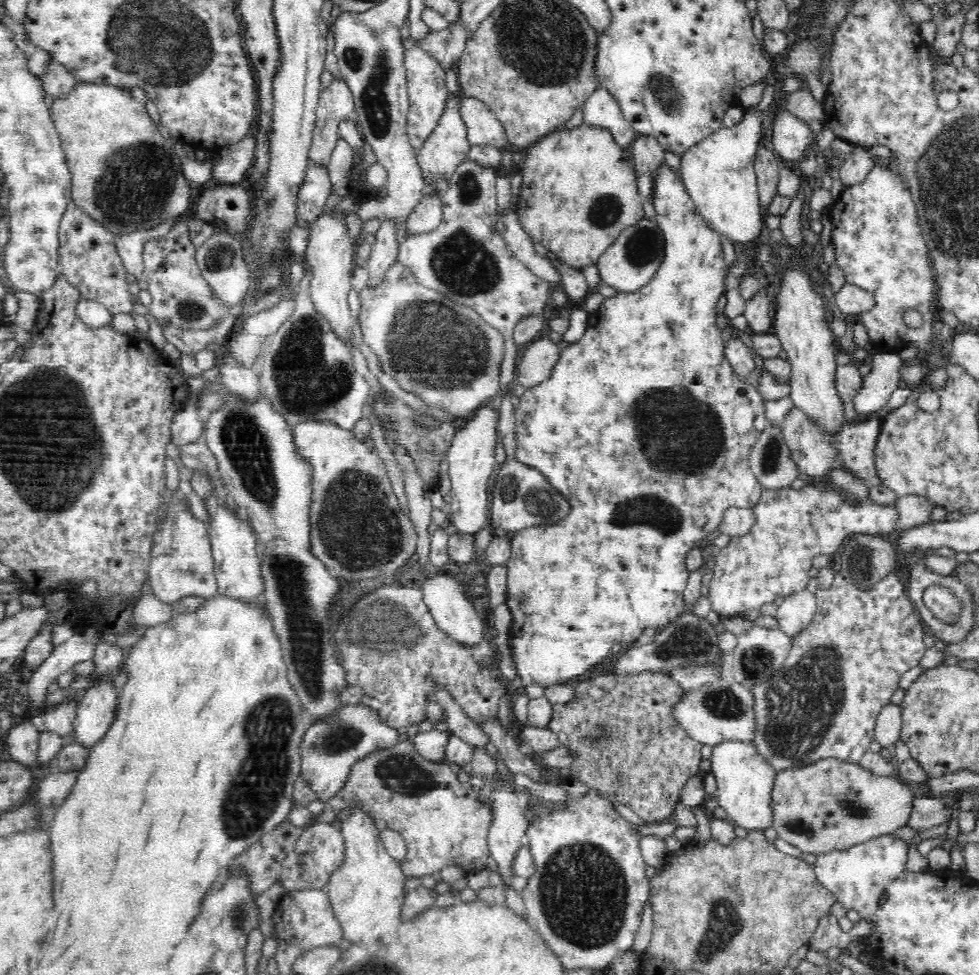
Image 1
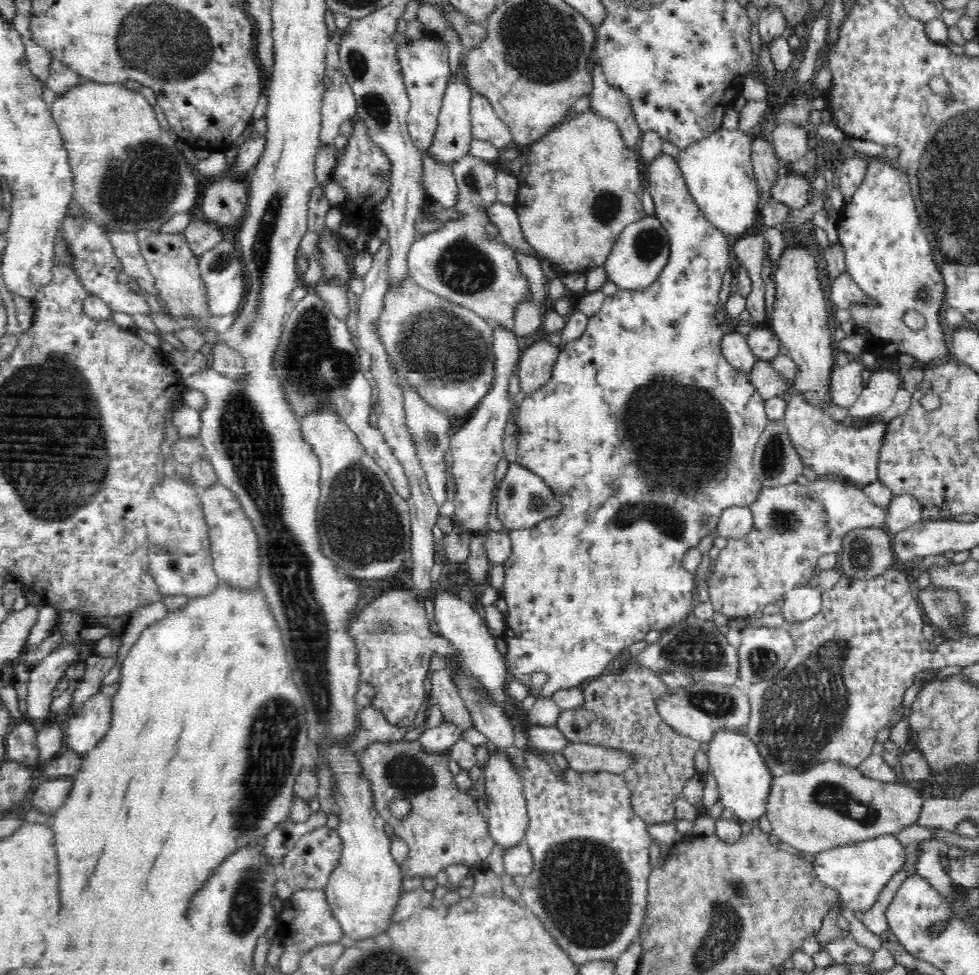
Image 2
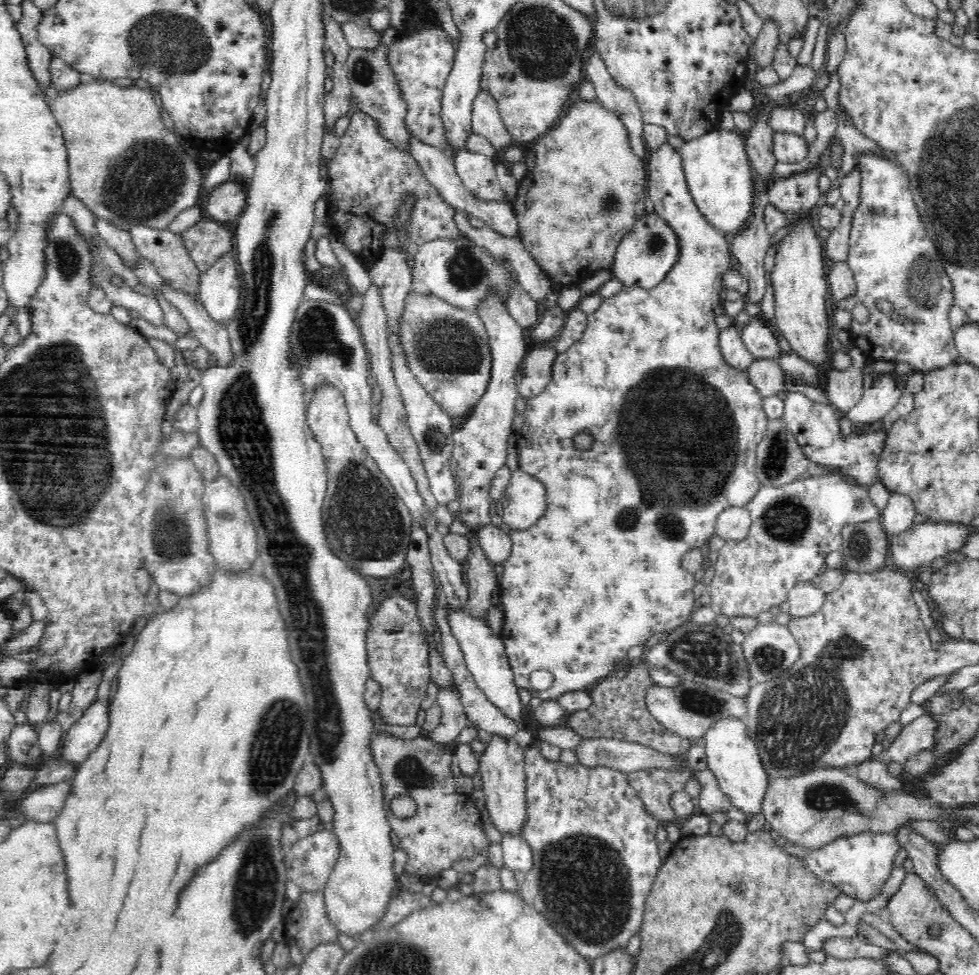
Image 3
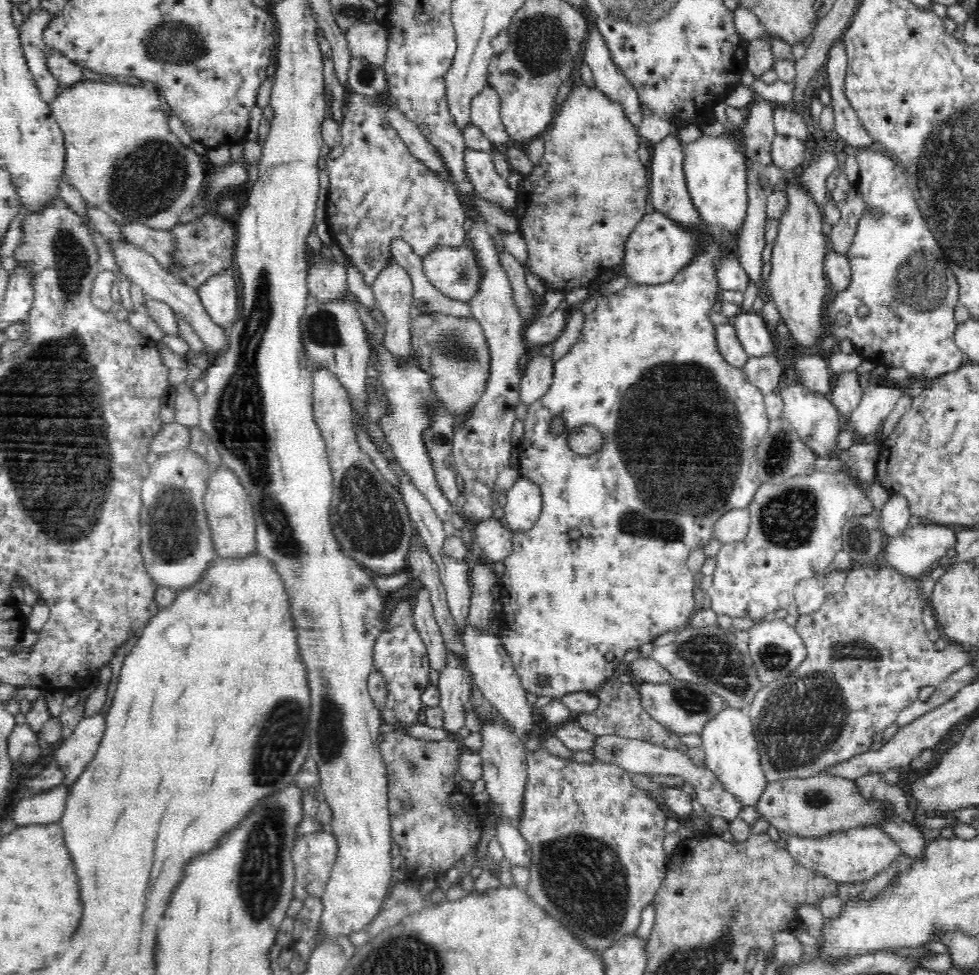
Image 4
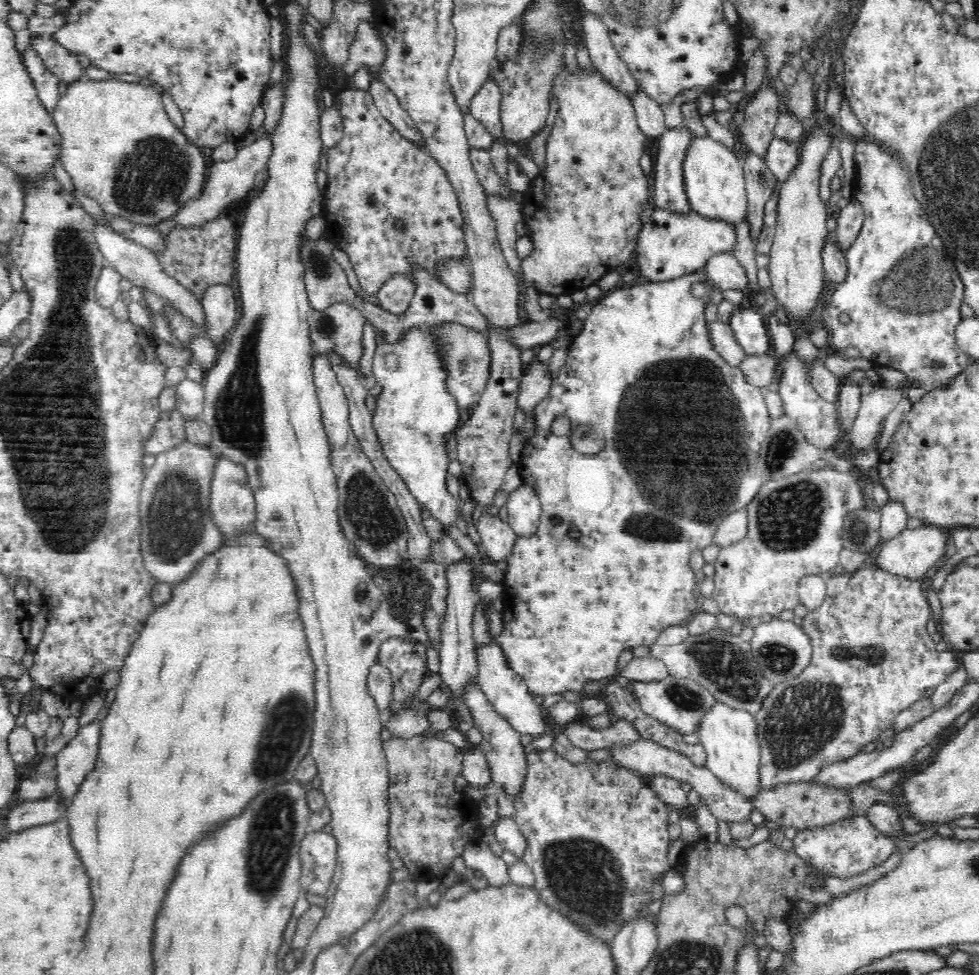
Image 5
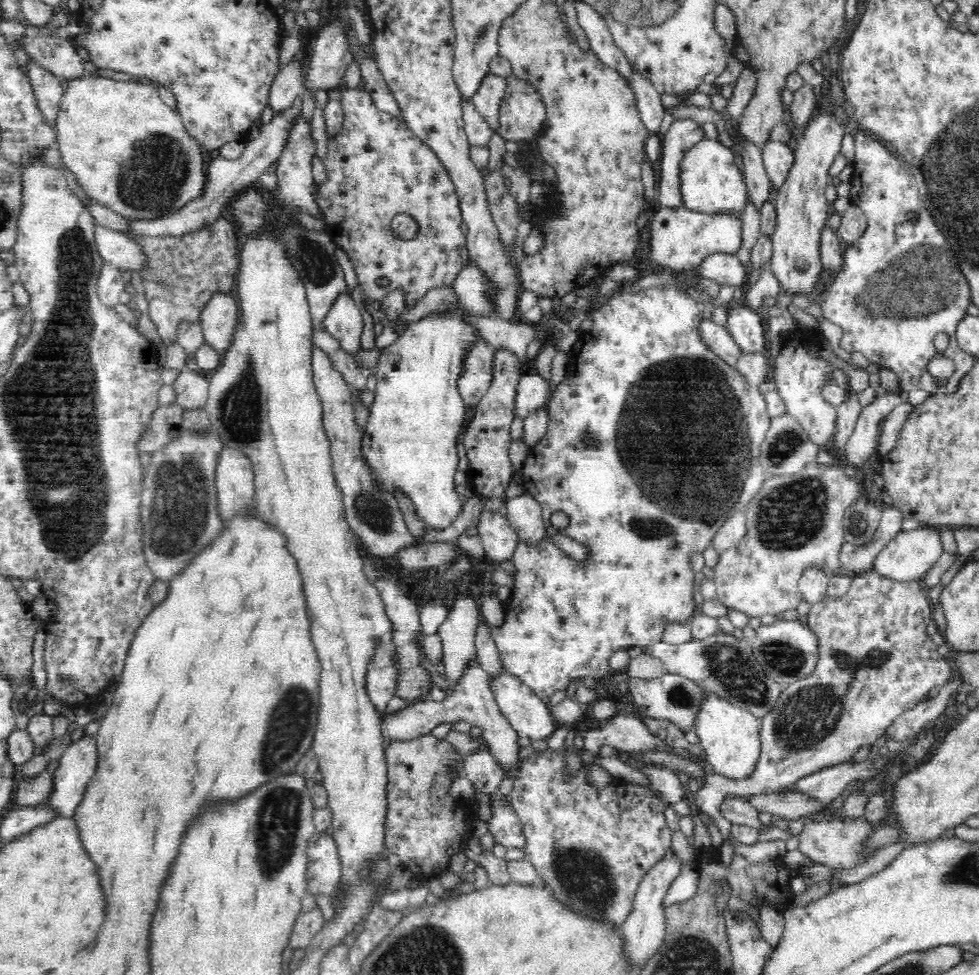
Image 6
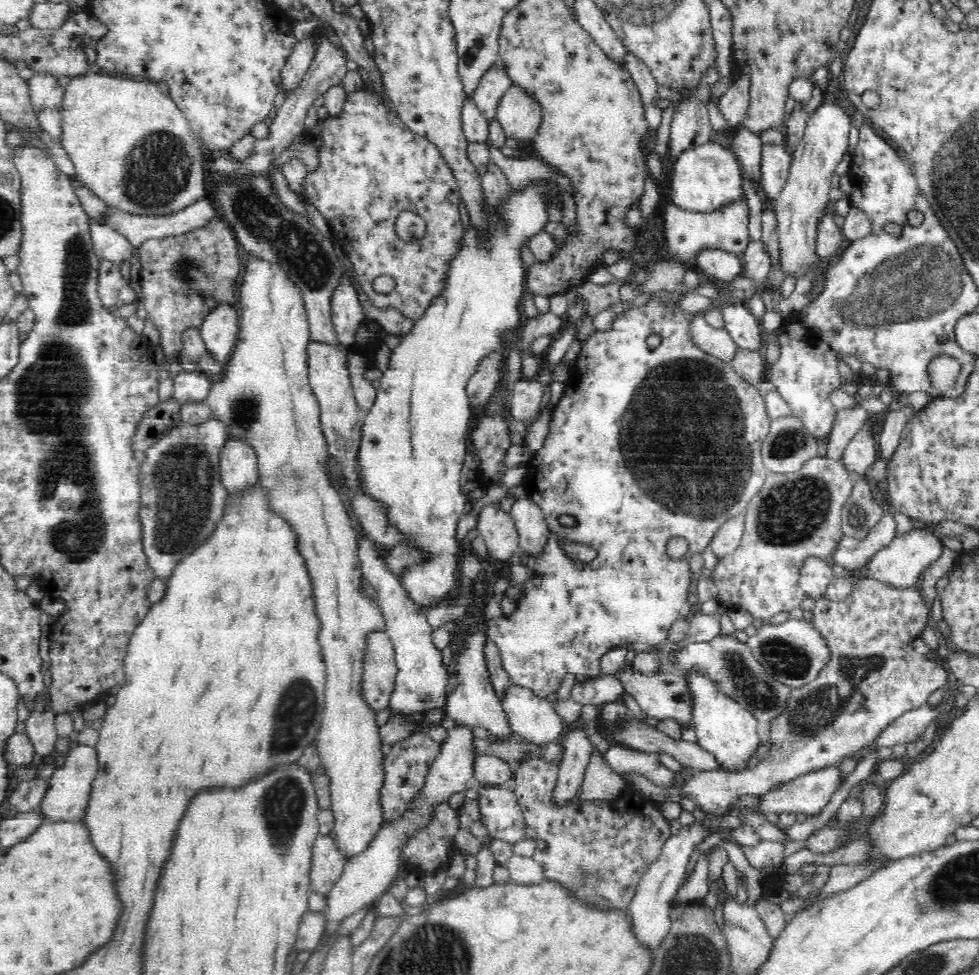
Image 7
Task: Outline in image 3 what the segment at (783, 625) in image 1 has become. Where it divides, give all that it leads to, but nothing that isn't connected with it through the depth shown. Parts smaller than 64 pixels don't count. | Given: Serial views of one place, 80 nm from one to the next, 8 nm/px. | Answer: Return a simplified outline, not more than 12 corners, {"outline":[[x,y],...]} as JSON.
{"outline":[[809,581],[791,589],[788,614],[810,617],[822,609],[825,593]]}

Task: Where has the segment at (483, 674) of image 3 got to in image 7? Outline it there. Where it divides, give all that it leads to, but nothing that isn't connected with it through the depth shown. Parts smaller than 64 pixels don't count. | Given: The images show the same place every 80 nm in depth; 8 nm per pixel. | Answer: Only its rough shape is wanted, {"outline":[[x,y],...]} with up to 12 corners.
{"outline":[[510,681],[499,698],[510,726],[534,745],[558,743],[554,706]]}

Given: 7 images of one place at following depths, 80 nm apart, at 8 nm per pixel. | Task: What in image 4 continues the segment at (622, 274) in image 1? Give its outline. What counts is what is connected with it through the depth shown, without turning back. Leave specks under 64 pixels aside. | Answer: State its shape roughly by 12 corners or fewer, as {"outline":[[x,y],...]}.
{"outline":[[655,210],[626,238],[619,266],[635,286],[668,282],[697,238]]}

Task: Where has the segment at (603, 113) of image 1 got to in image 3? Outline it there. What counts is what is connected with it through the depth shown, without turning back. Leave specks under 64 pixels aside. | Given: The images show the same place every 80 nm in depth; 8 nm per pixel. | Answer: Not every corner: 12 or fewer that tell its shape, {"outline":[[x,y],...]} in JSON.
{"outline":[[594,48],[584,62],[596,103],[618,117],[645,160],[644,125],[634,95],[616,85]]}

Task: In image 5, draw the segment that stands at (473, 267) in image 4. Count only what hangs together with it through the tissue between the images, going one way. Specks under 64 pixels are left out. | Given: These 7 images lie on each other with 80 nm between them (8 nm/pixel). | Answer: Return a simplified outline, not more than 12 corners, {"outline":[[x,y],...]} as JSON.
{"outline":[[450,255],[433,268],[448,290],[470,297],[472,268],[468,256]]}

